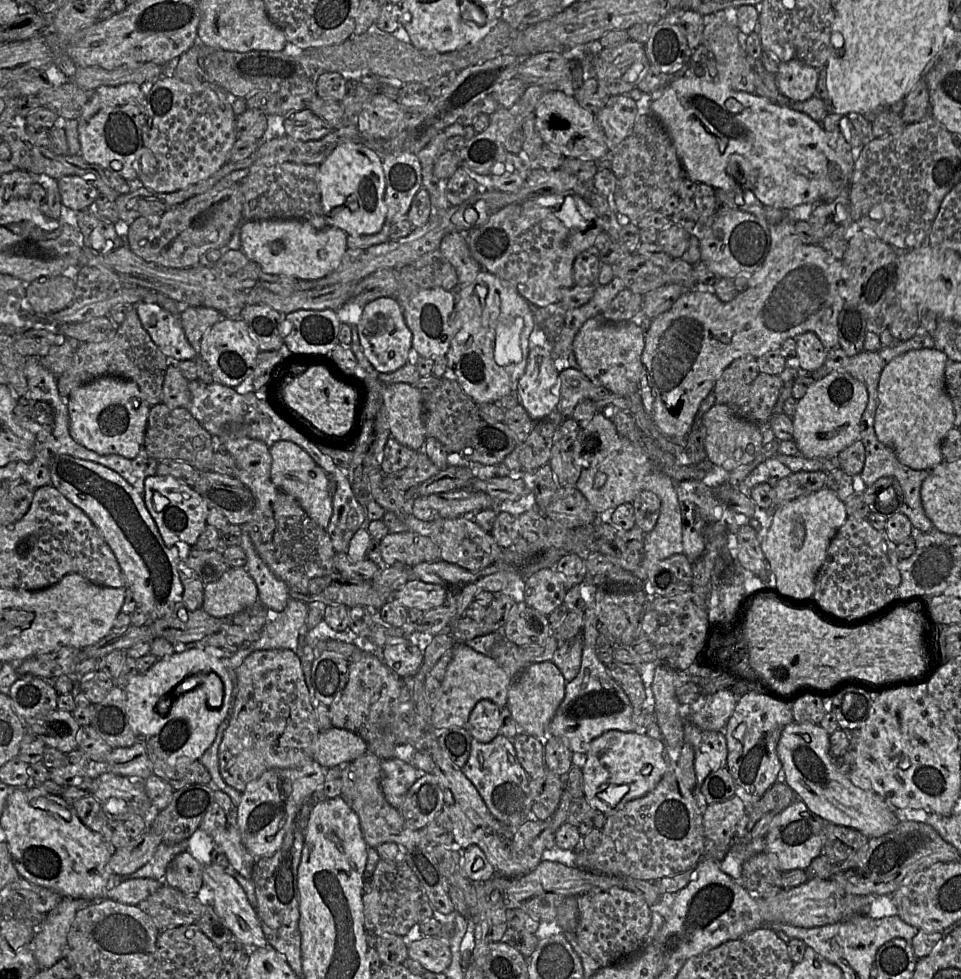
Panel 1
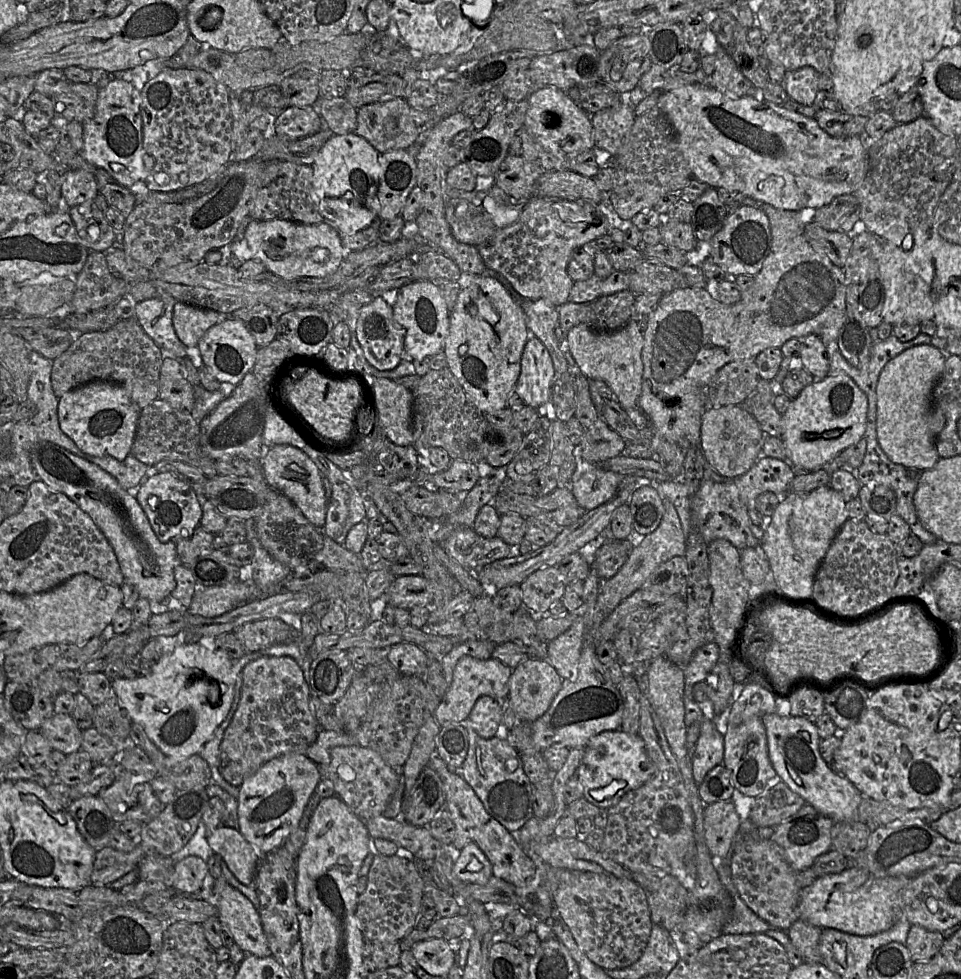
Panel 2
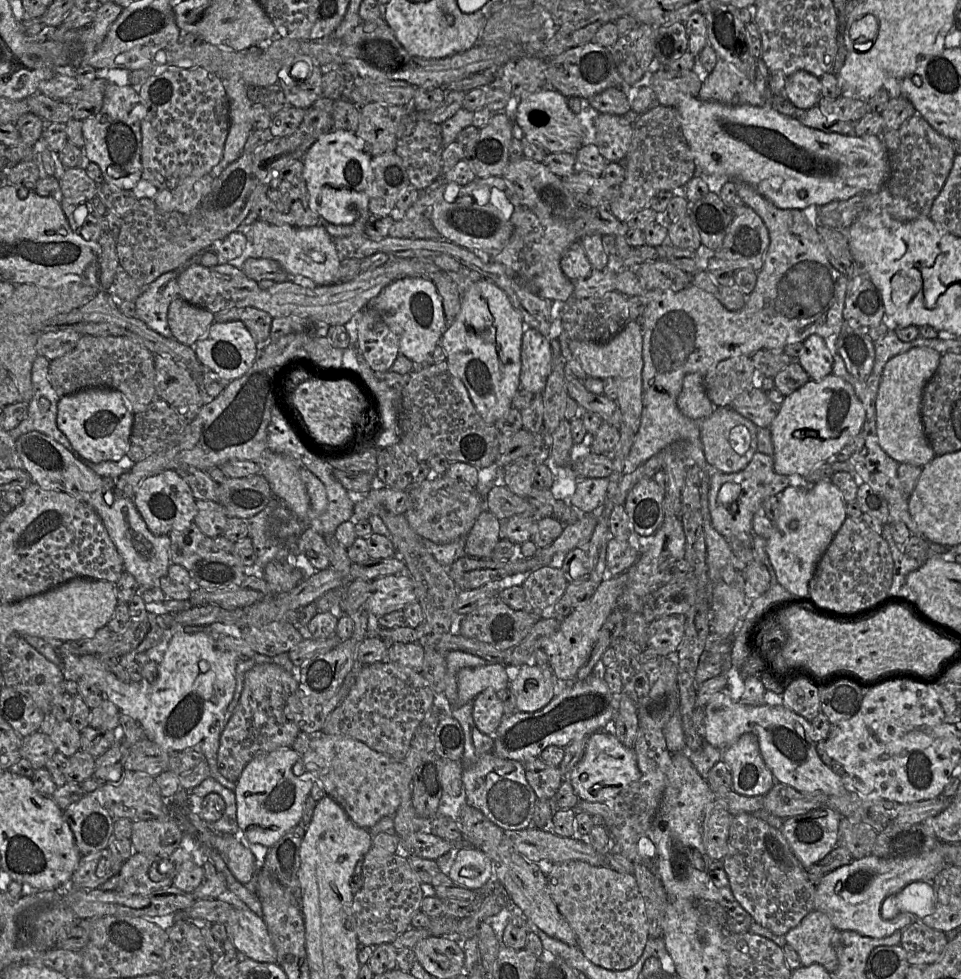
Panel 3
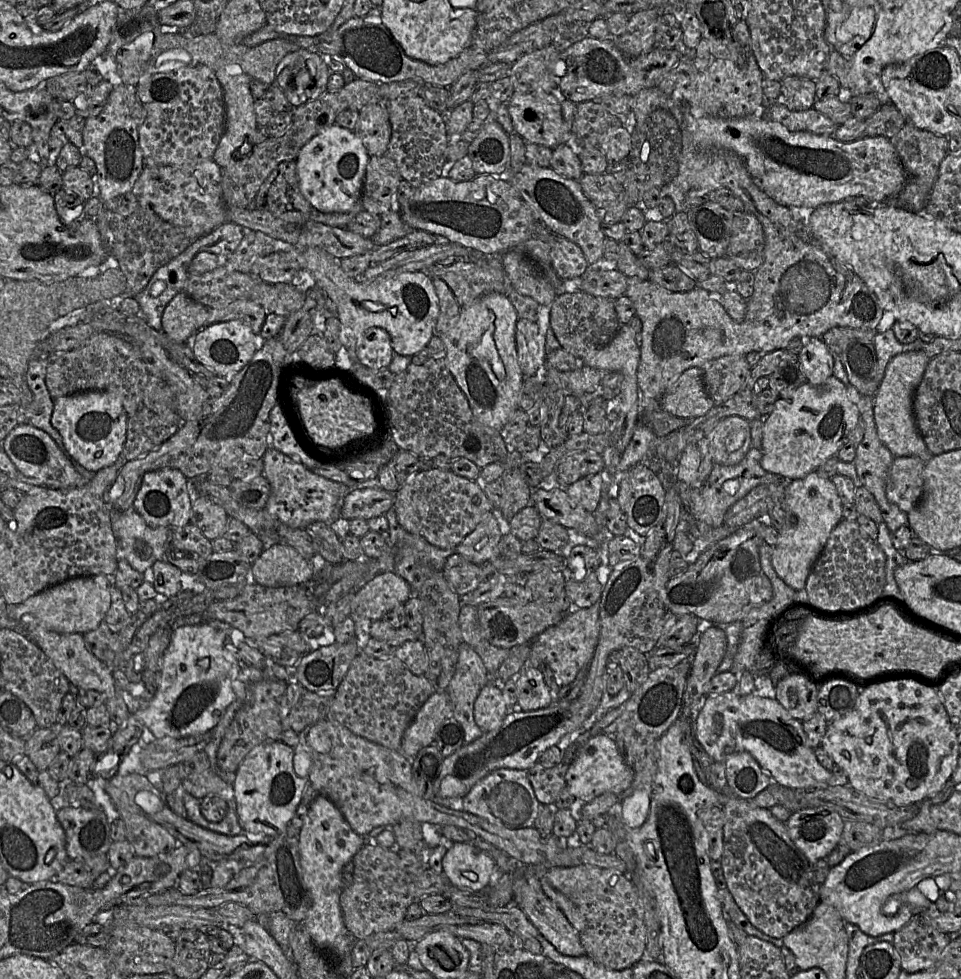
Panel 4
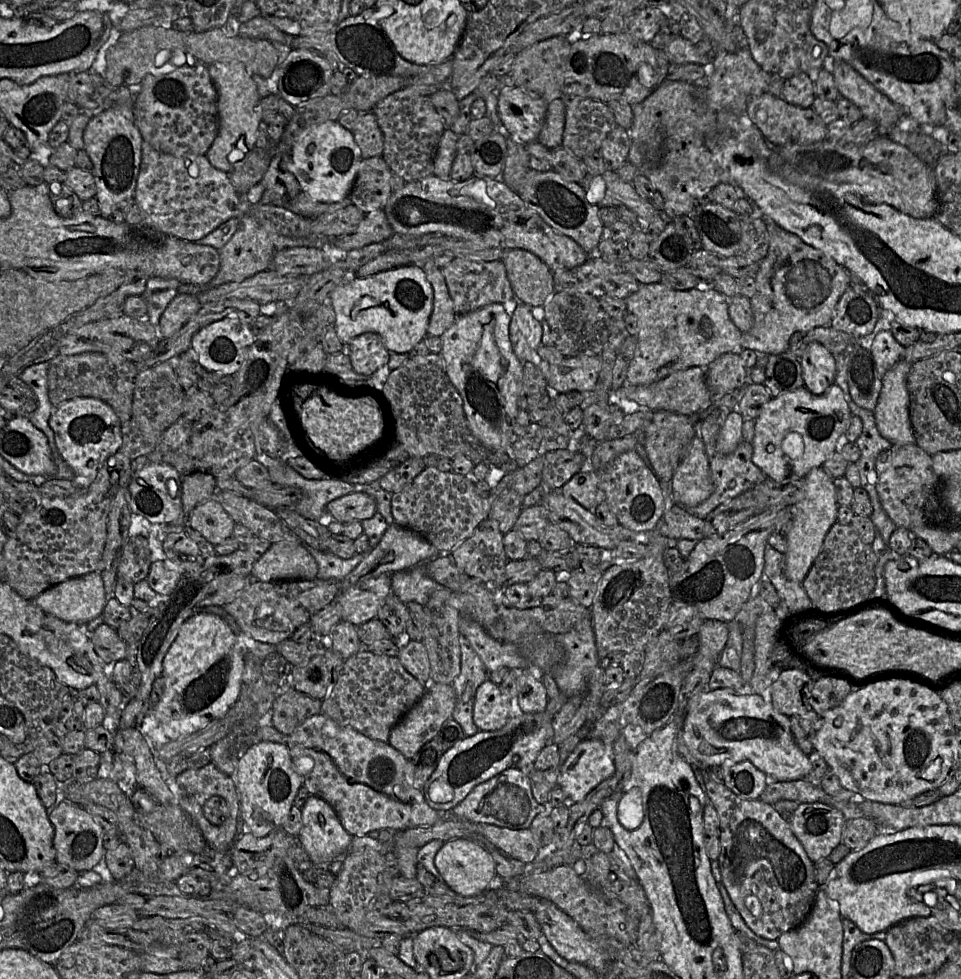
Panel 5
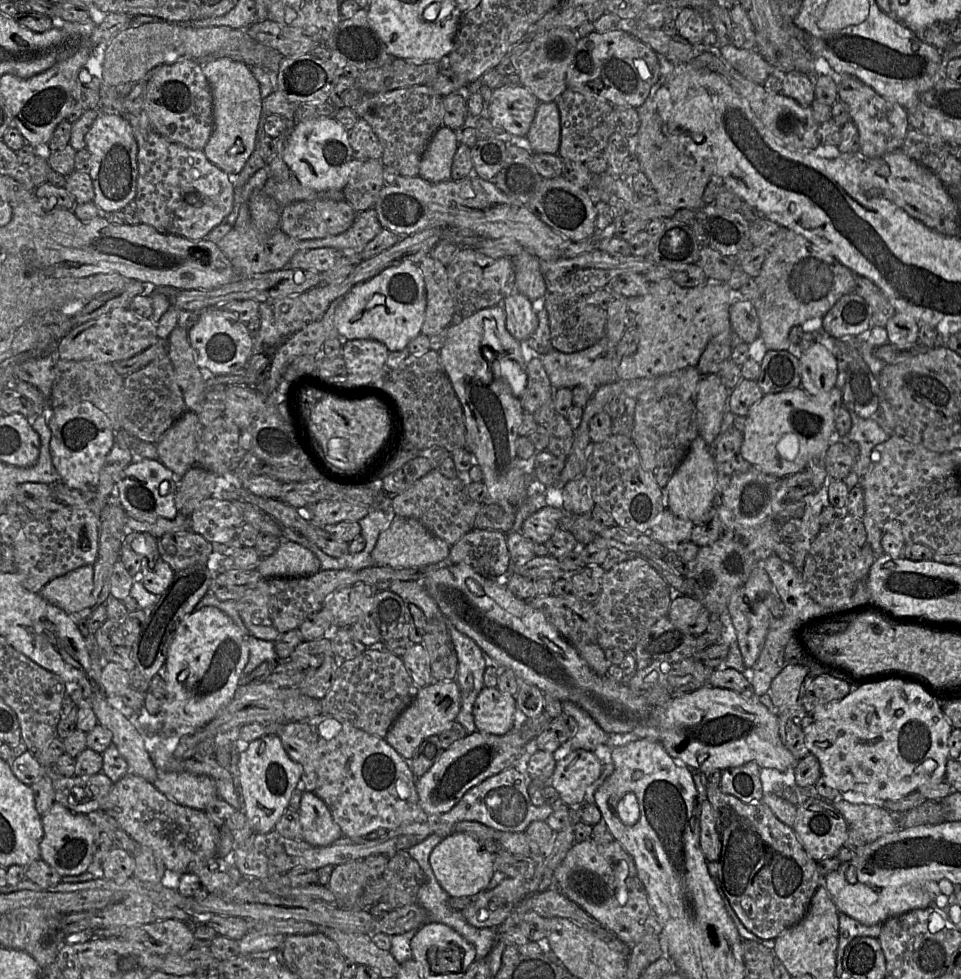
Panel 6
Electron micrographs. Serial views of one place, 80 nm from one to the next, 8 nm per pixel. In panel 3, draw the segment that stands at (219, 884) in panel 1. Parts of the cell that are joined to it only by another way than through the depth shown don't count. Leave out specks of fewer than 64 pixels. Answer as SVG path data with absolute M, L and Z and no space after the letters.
M248 907L233 908L225 925L242 957L259 962L277 962L277 952L266 923Z

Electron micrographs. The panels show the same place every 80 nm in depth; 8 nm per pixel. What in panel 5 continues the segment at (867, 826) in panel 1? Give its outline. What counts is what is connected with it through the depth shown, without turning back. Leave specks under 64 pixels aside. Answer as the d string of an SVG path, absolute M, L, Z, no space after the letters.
M731 689L702 692L694 696L680 735L679 752L690 765L722 766L725 762L750 761L773 781L804 779L811 763L794 741L790 717L777 712L760 695L739 695Z

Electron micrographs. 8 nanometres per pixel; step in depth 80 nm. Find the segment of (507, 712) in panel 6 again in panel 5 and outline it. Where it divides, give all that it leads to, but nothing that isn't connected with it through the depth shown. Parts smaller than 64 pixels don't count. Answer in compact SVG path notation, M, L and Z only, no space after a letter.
M487 679L476 692L473 720L480 731L496 731L509 720L511 704L500 686Z

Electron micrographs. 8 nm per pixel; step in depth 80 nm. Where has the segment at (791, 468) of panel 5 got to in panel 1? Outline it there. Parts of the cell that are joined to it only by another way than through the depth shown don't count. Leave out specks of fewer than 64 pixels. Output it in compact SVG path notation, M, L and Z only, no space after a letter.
M833 371L816 380L798 400L793 416L793 441L805 458L838 455L860 440L860 421L868 404L866 386L847 372Z

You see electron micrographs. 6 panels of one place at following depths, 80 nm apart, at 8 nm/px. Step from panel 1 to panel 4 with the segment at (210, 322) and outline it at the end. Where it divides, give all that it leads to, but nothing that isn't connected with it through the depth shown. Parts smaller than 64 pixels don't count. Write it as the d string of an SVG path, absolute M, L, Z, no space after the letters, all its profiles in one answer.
M180 292L163 311L162 331L168 339L176 343L188 343L207 325L208 317L208 308L194 301L185 292Z

